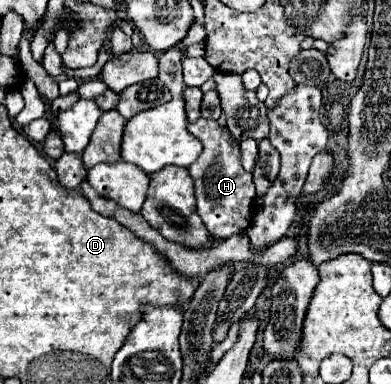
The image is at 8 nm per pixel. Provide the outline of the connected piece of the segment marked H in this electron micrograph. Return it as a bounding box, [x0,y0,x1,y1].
[187,118,255,240]

